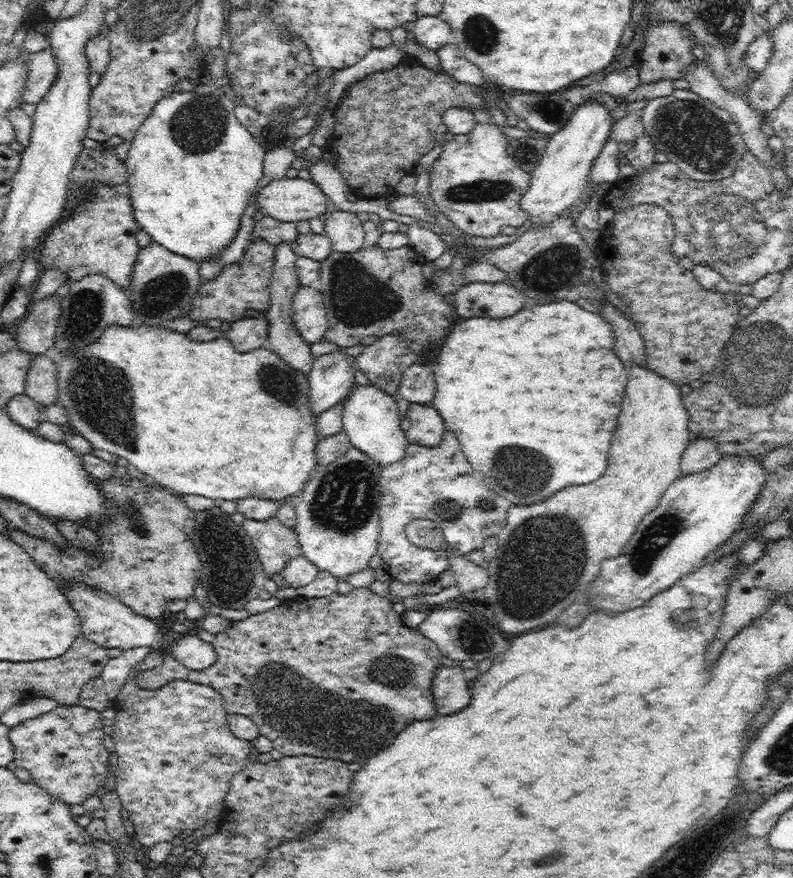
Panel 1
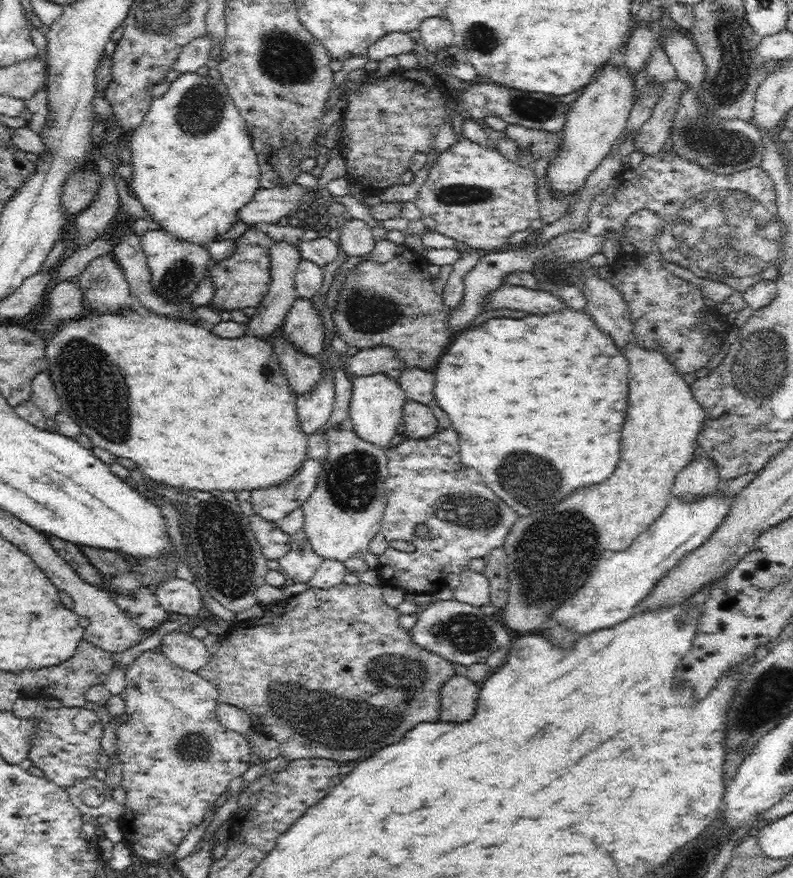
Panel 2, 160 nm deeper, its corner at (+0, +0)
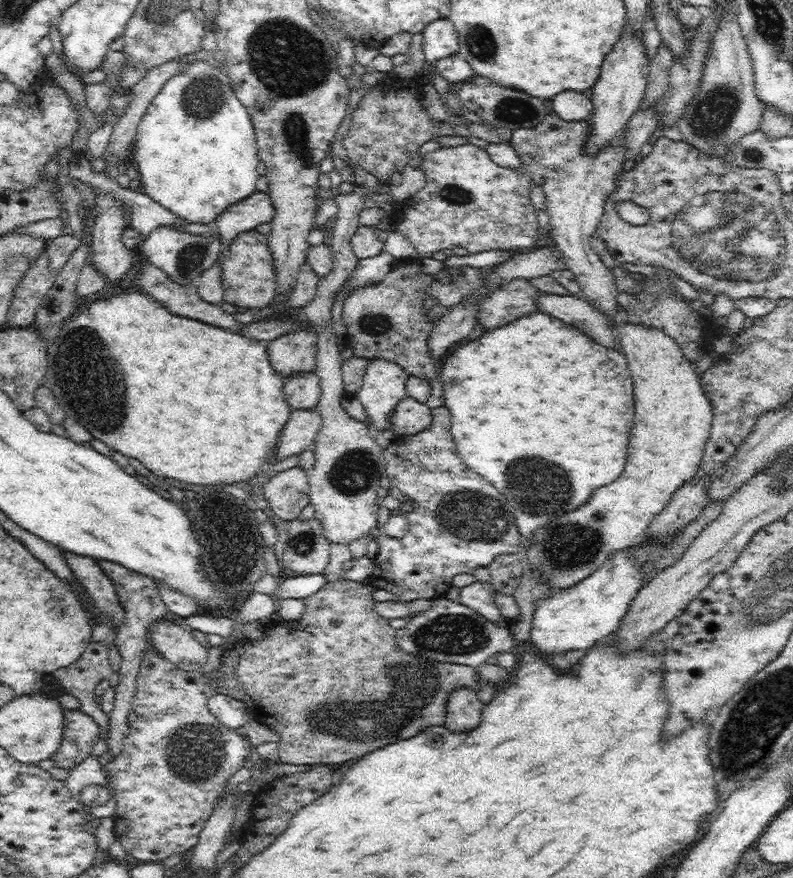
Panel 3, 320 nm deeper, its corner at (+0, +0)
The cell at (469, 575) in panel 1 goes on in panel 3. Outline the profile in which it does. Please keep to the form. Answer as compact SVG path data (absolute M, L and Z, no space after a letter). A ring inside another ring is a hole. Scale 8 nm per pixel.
M475 580L461 588L458 602L475 610L490 622L503 623L500 609L496 605L495 593L490 583L484 584Z

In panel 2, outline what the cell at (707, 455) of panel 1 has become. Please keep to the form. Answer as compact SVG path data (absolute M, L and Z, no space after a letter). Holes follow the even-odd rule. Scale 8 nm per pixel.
M707 456L692 458L692 462L676 475L671 492L684 500L704 498L718 490L721 479L717 466Z

